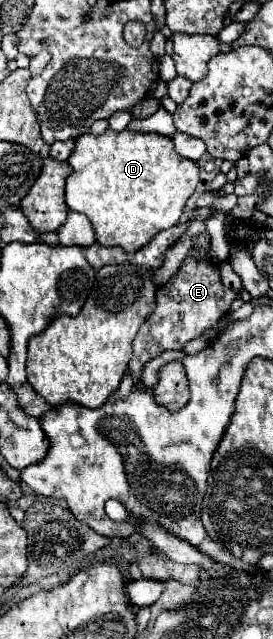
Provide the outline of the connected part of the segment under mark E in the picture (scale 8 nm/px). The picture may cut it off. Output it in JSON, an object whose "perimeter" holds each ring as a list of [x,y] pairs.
{"perimeter":[[[188,258],[184,266],[156,290],[156,310],[146,318],[134,338],[134,356],[128,364],[128,372],[134,376],[134,384],[140,382],[140,372],[146,362],[166,350],[184,350],[188,340],[198,338],[224,314],[230,312],[230,304],[234,298],[236,292],[222,286],[214,260]]]}

